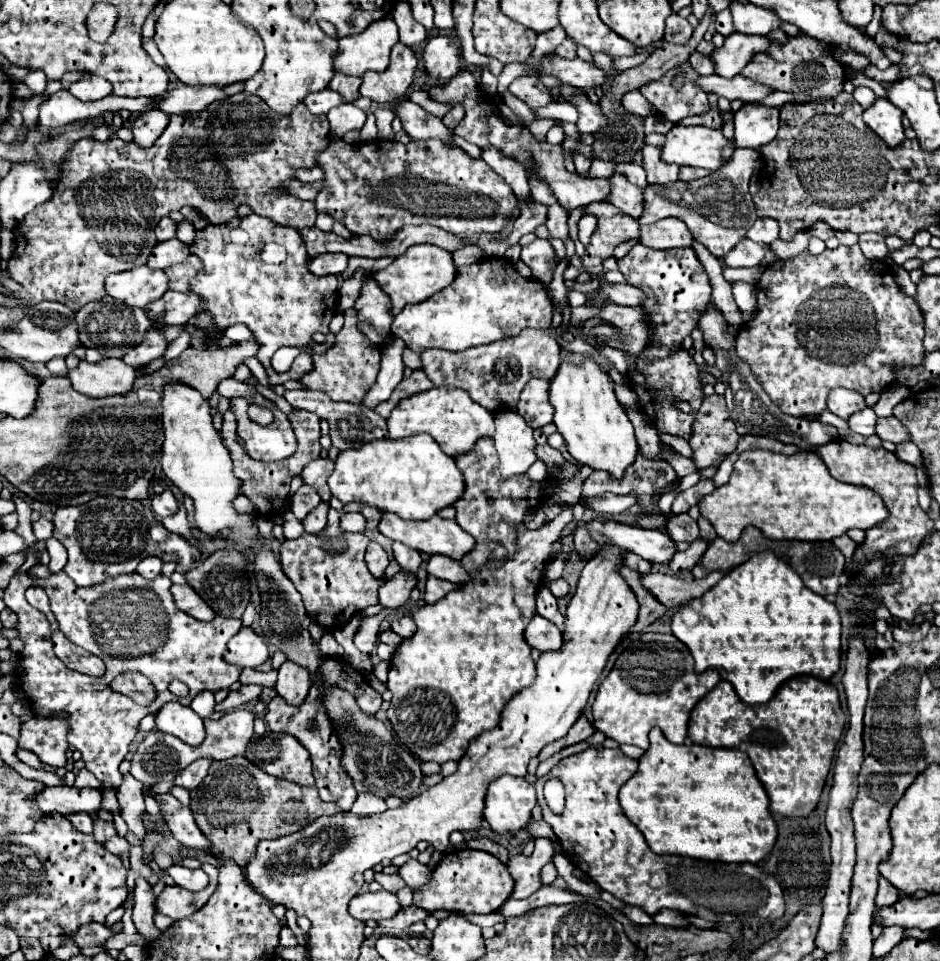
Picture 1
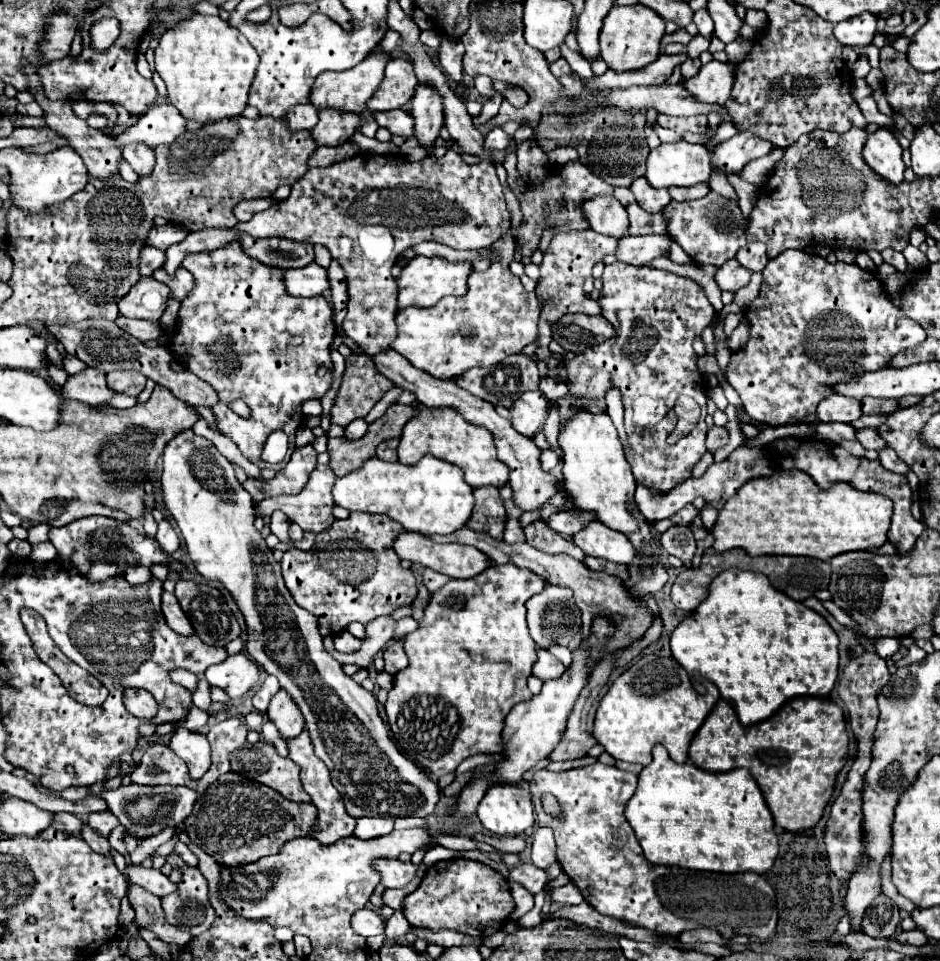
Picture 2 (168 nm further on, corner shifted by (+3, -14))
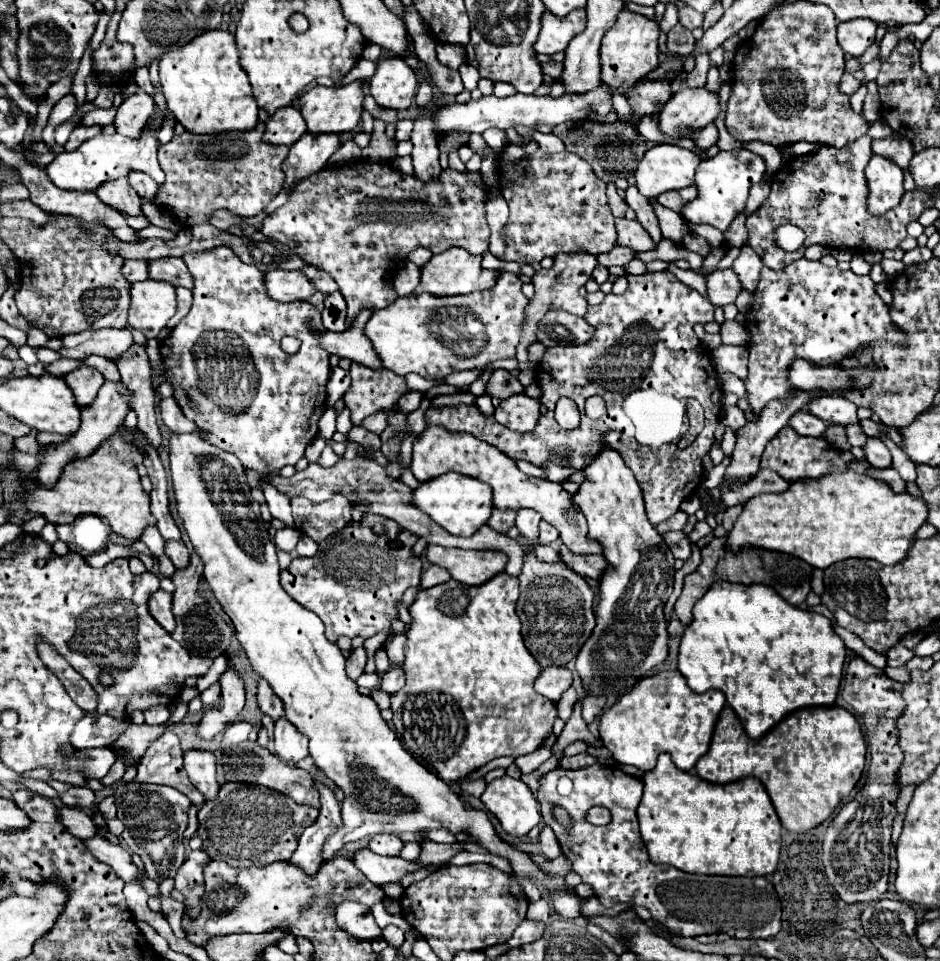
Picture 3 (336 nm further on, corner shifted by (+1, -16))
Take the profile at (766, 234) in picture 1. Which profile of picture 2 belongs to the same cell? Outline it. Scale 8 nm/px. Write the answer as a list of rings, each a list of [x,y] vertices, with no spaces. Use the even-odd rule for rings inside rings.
[[[747,242],[743,248],[739,248],[735,258],[753,272],[761,272],[769,262],[767,246],[763,242]]]

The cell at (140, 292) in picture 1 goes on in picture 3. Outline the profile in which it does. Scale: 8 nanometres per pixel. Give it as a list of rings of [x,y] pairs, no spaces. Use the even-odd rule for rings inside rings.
[[[143,280],[131,284],[129,324],[145,334],[147,340],[157,338],[167,320],[175,314],[175,288],[169,282]]]

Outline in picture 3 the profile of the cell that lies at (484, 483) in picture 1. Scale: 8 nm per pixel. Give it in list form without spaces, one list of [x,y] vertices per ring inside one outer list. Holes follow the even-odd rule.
[[[493,508],[493,516],[489,518],[489,526],[501,534],[505,534],[515,524],[515,512],[501,512],[499,508]]]

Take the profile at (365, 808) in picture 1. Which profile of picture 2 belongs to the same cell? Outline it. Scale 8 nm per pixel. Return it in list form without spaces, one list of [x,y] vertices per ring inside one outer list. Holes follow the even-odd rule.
[[[357,818],[355,826],[355,836],[357,838],[377,838],[383,834],[389,834],[393,830],[393,820],[391,818]]]

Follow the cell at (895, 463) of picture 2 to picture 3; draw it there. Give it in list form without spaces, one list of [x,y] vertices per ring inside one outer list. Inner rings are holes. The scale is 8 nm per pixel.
[[[869,438],[867,444],[863,446],[865,458],[869,460],[871,466],[875,468],[889,468],[891,466],[891,452],[879,438]]]

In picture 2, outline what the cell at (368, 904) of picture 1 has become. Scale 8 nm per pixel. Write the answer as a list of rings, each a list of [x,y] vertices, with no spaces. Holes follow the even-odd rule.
[[[361,908],[353,914],[351,918],[351,926],[355,930],[355,934],[359,936],[377,936],[383,934],[385,930],[385,920],[381,914],[377,914],[371,908]]]

